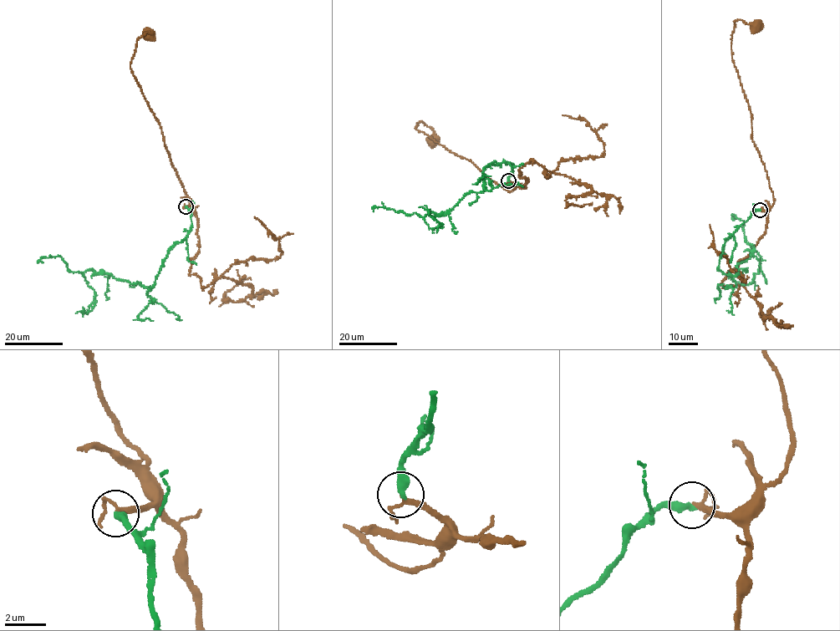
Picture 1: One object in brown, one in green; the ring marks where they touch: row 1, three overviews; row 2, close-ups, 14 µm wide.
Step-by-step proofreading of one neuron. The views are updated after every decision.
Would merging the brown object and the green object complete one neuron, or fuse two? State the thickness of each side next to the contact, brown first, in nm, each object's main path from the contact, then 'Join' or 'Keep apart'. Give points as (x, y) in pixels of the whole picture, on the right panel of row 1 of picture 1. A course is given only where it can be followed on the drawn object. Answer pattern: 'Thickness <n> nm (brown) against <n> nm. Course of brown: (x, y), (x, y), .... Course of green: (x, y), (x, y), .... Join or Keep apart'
Thickness 190 nm (brown) against 400 nm. Course of brown: (760, 209), (771, 206), (773, 194), (752, 139), (751, 114), (731, 48), (735, 22), (744, 21), (756, 28). Course of green: (760, 209), (725, 241), (718, 269), (736, 275), (750, 244), (761, 257), (758, 272), (746, 285), (728, 277). Join

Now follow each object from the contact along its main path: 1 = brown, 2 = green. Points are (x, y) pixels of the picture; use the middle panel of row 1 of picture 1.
1: (508, 180), (514, 185), (510, 191), (469, 160), (416, 129), (416, 124), (430, 128), (434, 139)
2: (508, 180), (513, 166), (491, 162), (483, 170), (484, 190), (424, 217), (430, 228), (441, 226), (419, 207)

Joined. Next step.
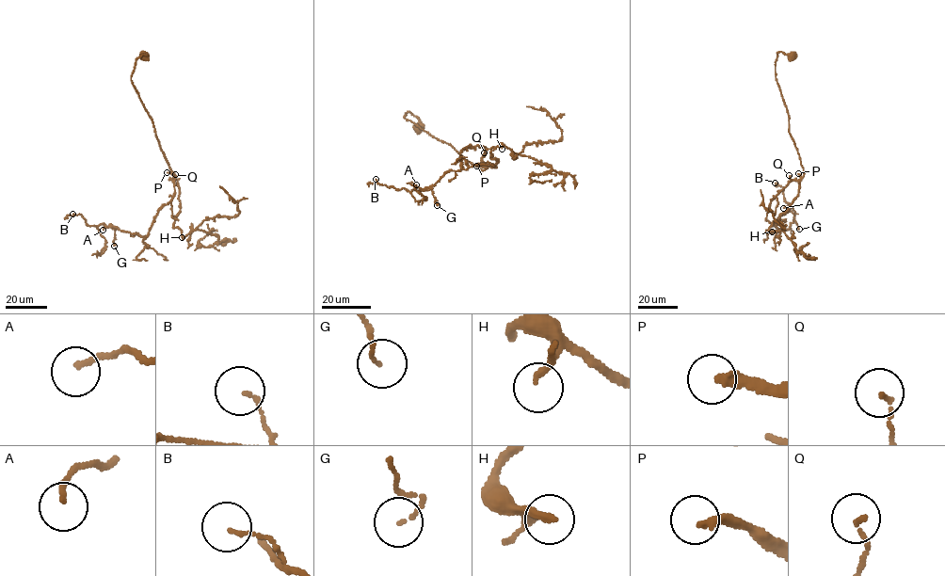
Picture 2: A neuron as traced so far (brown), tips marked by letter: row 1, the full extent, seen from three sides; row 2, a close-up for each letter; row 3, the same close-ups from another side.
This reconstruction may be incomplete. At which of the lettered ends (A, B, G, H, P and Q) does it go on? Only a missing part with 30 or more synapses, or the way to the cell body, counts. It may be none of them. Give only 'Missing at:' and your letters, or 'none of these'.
Missing at: H, P

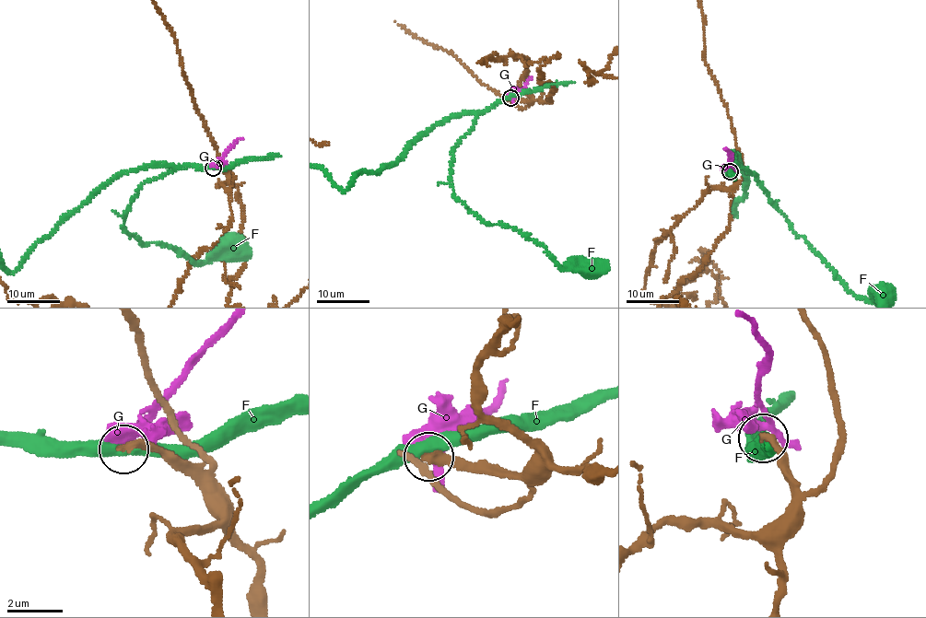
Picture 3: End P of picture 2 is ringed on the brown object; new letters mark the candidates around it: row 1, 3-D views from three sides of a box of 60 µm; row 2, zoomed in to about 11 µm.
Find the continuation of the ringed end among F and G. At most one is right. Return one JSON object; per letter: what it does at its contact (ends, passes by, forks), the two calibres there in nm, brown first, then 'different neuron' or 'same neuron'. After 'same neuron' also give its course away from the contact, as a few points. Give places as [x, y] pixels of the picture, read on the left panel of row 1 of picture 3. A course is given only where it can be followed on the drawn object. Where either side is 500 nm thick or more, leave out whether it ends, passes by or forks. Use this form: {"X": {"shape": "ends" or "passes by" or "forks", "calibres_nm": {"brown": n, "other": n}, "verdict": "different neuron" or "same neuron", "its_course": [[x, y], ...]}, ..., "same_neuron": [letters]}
{"F": {"shape": "passes by", "calibres_nm": {"brown": 320, "other": 440}, "verdict": "different neuron"}, "G": {"shape": "passes by", "calibres_nm": {"brown": 360, "other": 320}, "verdict": "different neuron"}, "same_neuron": []}

